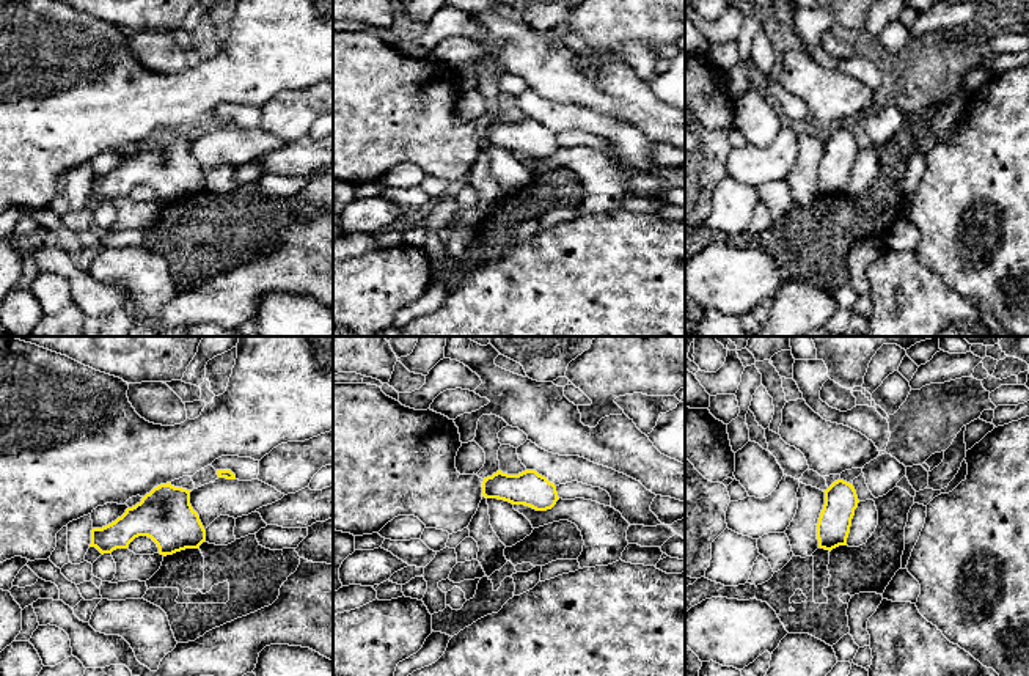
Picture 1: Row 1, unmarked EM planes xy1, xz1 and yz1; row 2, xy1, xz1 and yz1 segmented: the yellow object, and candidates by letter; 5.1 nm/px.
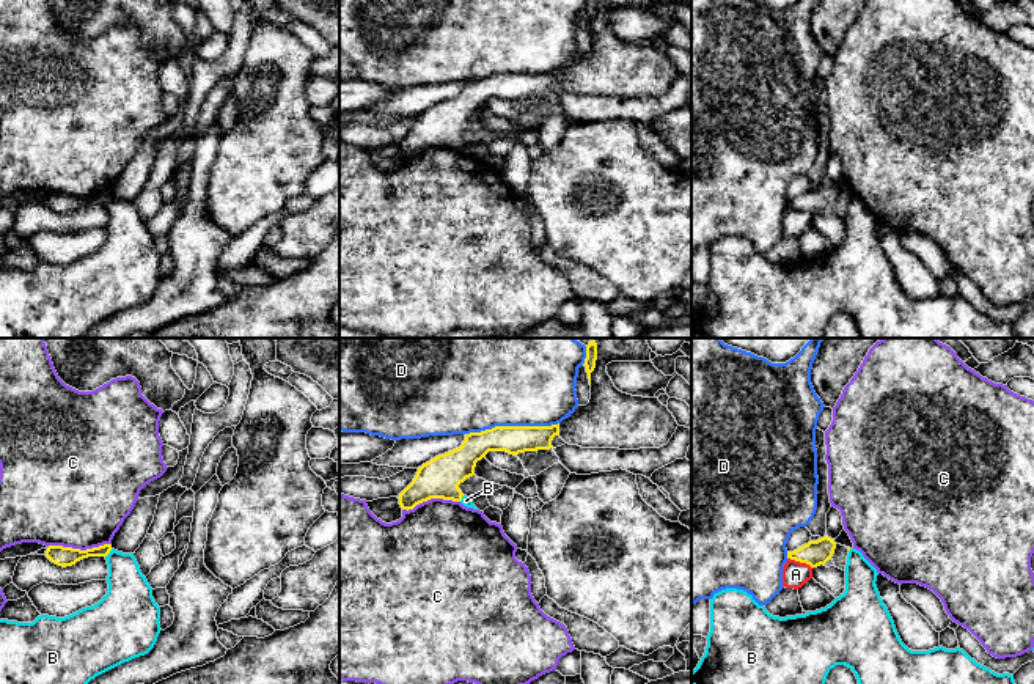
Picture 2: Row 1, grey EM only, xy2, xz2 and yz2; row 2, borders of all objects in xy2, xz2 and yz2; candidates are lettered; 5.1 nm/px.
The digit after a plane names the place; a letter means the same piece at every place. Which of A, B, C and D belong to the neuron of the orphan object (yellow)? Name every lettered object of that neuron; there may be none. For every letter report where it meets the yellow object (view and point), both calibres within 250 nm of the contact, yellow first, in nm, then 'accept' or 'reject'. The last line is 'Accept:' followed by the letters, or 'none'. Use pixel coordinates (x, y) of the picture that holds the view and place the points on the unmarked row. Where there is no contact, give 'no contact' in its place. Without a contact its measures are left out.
A: meets yellow in yz2 at (802, 209); 130 nm thick on the yellow side, 140 nm on the other; reject
B: meets yellow in xy2 at (109, 200); 100 nm thick on the yellow side, 240 nm on the other; reject
C: meets yellow in xy2 at (79, 197); 100 nm thick on the yellow side, 480 nm on the other; reject
D: meets yellow in xz2 at (511, 74); 140 nm thick on the yellow side, 400 nm on the other; reject
Accept: none

